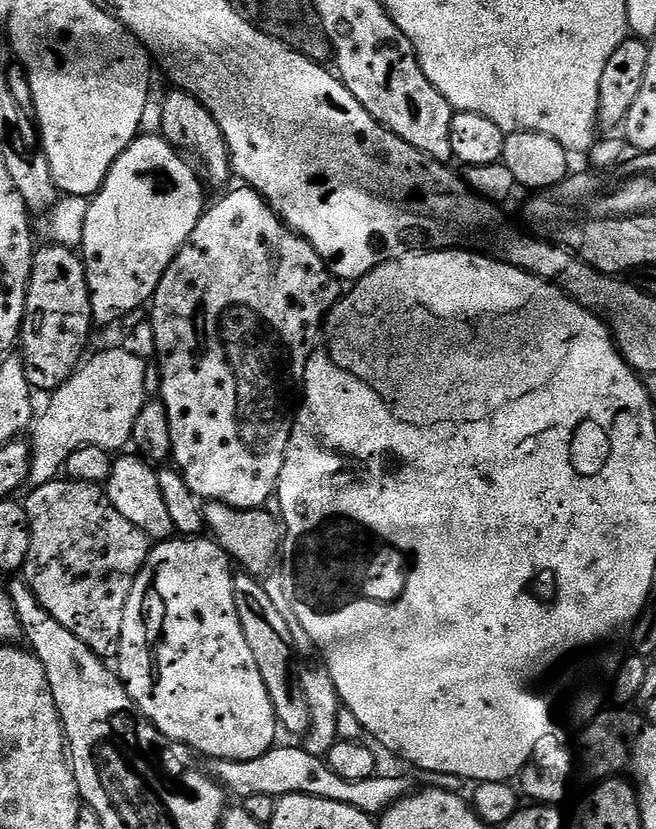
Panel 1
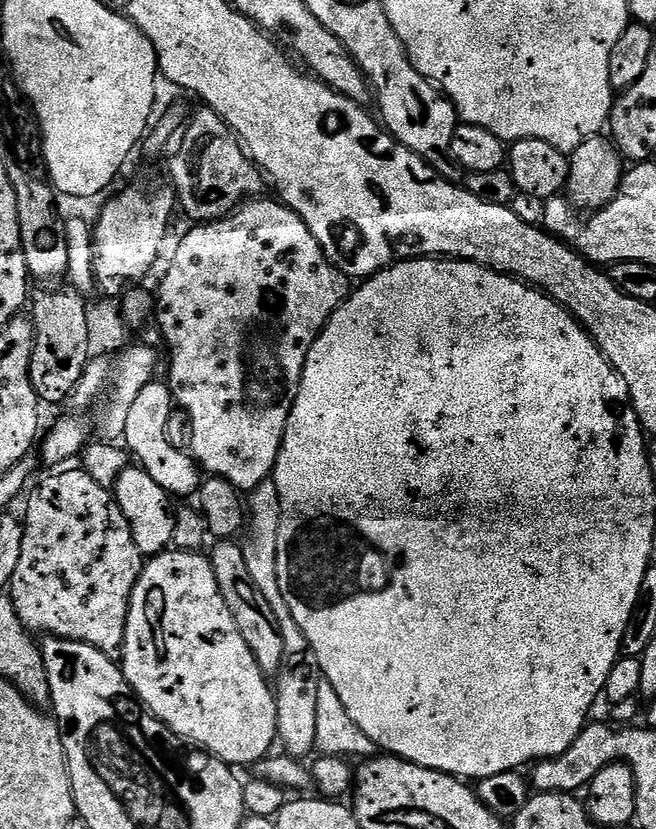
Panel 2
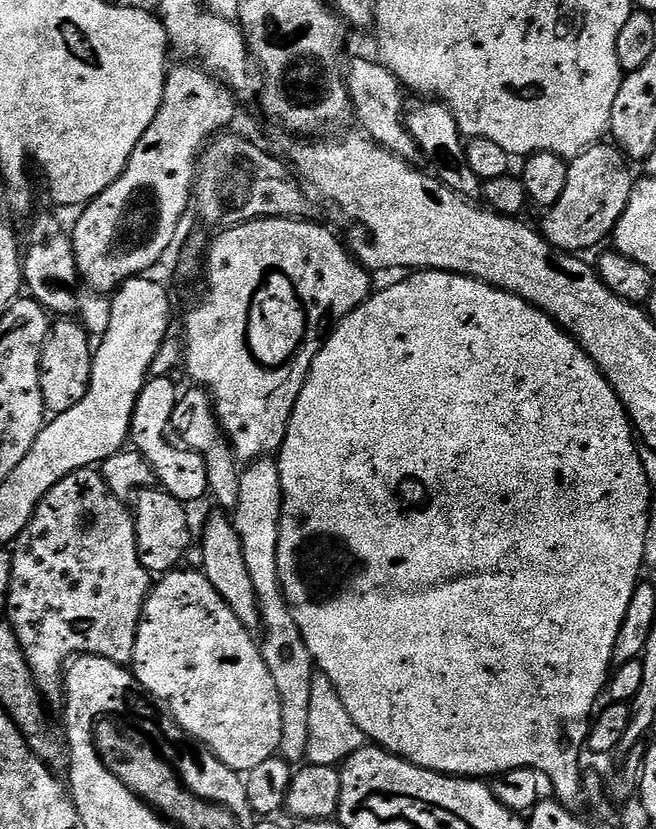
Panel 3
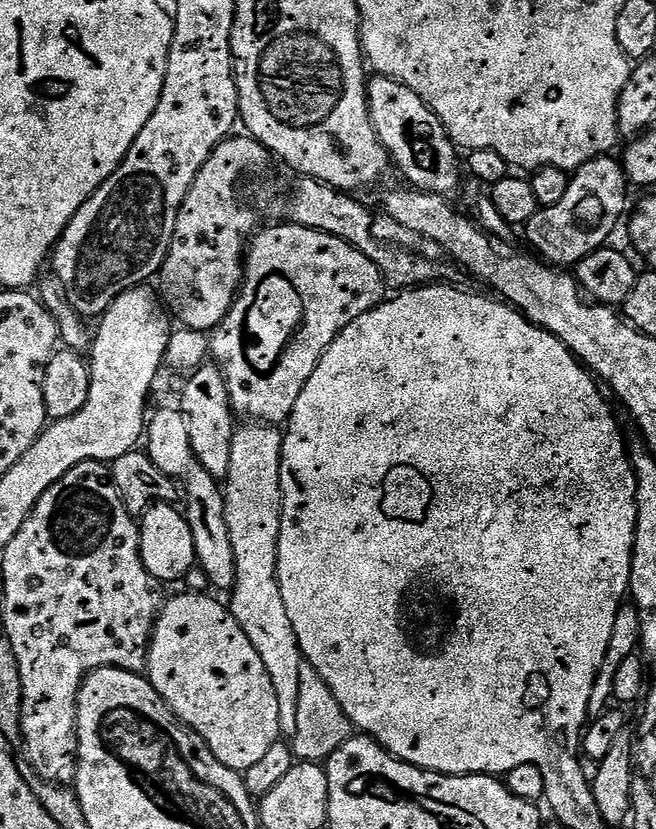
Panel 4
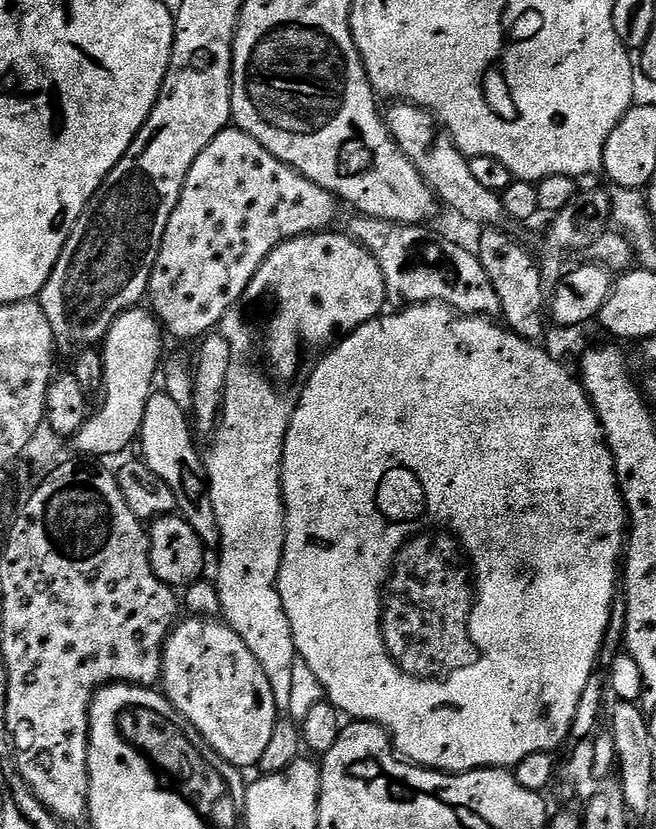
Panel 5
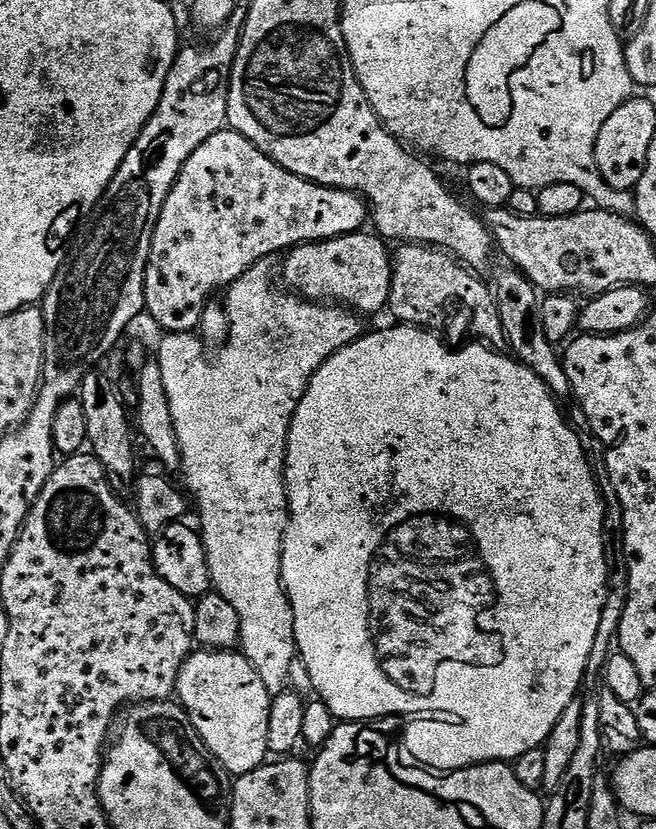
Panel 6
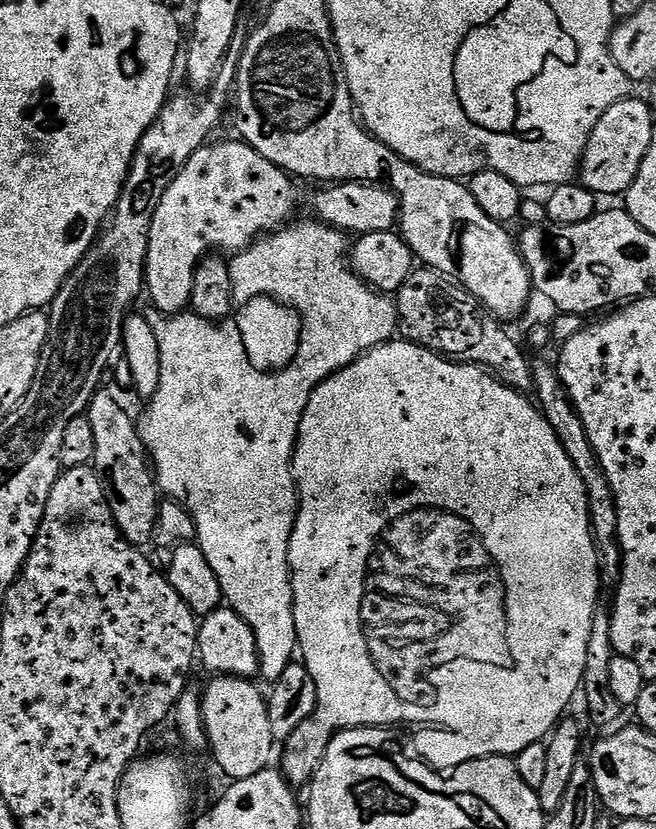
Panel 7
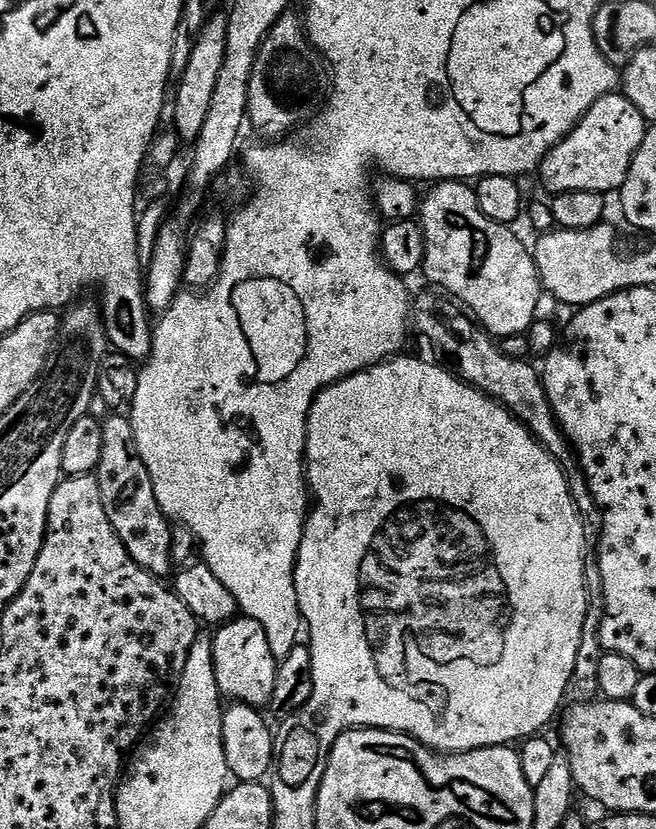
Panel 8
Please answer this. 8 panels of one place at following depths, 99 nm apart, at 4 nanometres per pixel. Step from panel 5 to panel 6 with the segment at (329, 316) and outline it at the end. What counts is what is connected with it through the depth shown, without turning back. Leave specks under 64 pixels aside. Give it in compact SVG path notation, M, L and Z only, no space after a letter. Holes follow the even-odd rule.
M361 230L333 240L301 244L283 257L284 280L293 293L313 302L331 302L357 314L384 312L392 285L393 253L379 235Z

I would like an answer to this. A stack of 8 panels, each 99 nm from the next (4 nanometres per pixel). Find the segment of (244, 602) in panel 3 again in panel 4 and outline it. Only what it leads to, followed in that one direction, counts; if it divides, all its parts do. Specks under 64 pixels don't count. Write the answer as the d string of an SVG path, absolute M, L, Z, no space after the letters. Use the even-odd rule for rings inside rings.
M175 407L160 408L153 414L152 421L148 424L146 451L154 466L158 466L162 474L175 480L182 489L183 499L184 496L188 499L186 515L194 534L194 550L199 571L206 574L213 589L221 588L224 594L231 593L232 587L236 585L236 563L234 546L230 546L230 526L226 526L224 493L217 480L198 462L190 446L190 434L186 430L184 415Z

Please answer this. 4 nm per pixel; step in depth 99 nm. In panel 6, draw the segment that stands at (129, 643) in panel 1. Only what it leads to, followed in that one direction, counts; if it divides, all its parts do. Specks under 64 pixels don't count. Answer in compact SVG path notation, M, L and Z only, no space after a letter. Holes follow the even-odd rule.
M193 651L182 666L175 695L210 754L233 777L244 776L269 759L267 731L273 697L258 678L258 670L239 651Z

